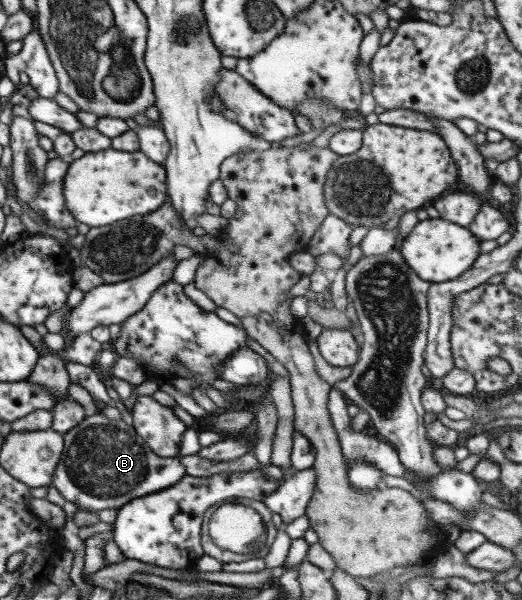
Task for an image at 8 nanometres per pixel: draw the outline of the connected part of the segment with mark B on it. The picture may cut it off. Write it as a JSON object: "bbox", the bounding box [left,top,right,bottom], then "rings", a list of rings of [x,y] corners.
{"bbox":[52,413,187,512],"rings":[[[101,413],[86,416],[75,428],[65,432],[63,438],[63,454],[55,468],[52,485],[67,502],[71,501],[75,506],[81,506],[89,512],[101,512],[105,508],[118,511],[119,508],[123,508],[123,504],[169,488],[187,475],[185,465],[179,461],[179,458],[155,454],[132,426],[123,420],[111,420]]]}

